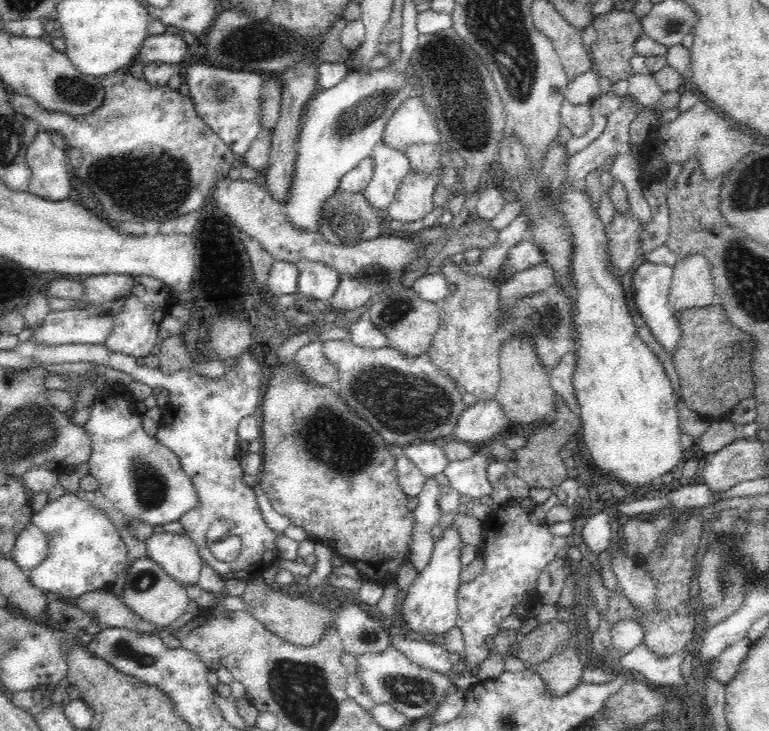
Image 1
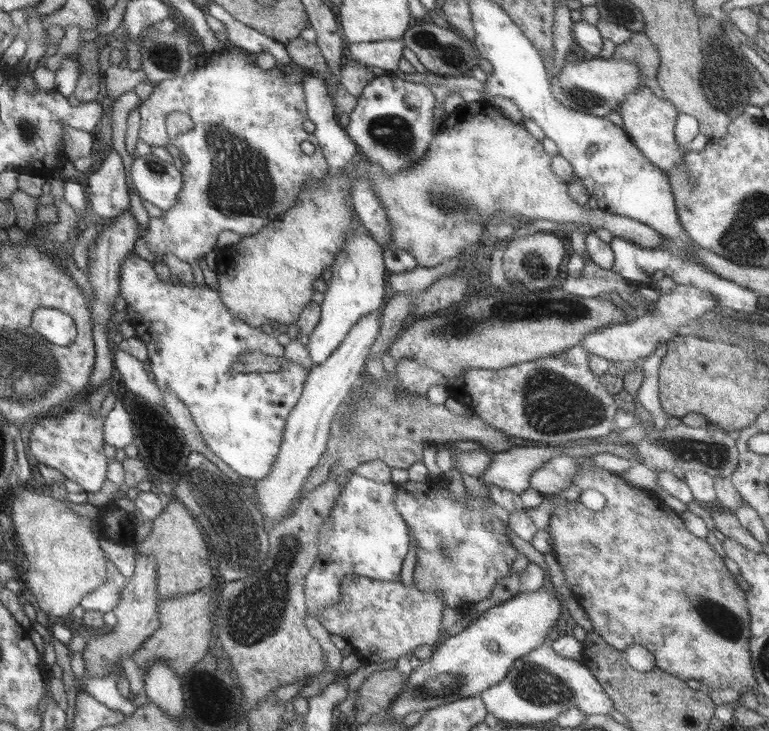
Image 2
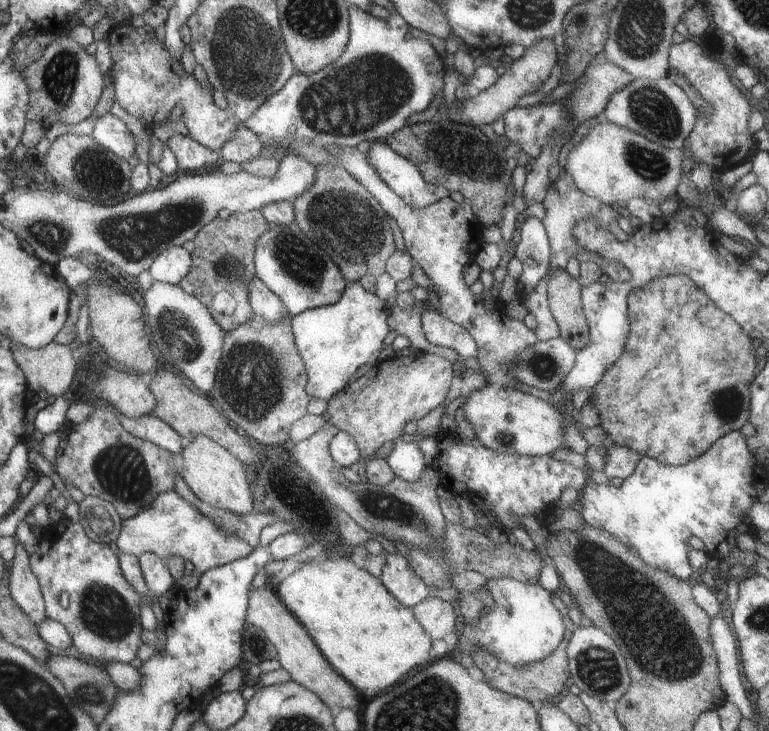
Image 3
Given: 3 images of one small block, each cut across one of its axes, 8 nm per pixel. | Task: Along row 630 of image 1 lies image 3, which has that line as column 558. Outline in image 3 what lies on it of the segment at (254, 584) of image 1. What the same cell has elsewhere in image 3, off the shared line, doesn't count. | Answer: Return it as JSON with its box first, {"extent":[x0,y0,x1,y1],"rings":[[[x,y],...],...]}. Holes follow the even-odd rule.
{"extent":[547,268,589,350],"rings":[[[549,268],[547,275],[550,275],[549,279],[549,300],[551,312],[555,315],[555,319],[559,323],[560,334],[564,340],[569,341],[576,350],[583,349],[589,343],[589,324],[587,323],[586,315],[584,314],[581,303],[581,284],[578,280],[574,279],[564,269],[558,271],[552,271]]]}

